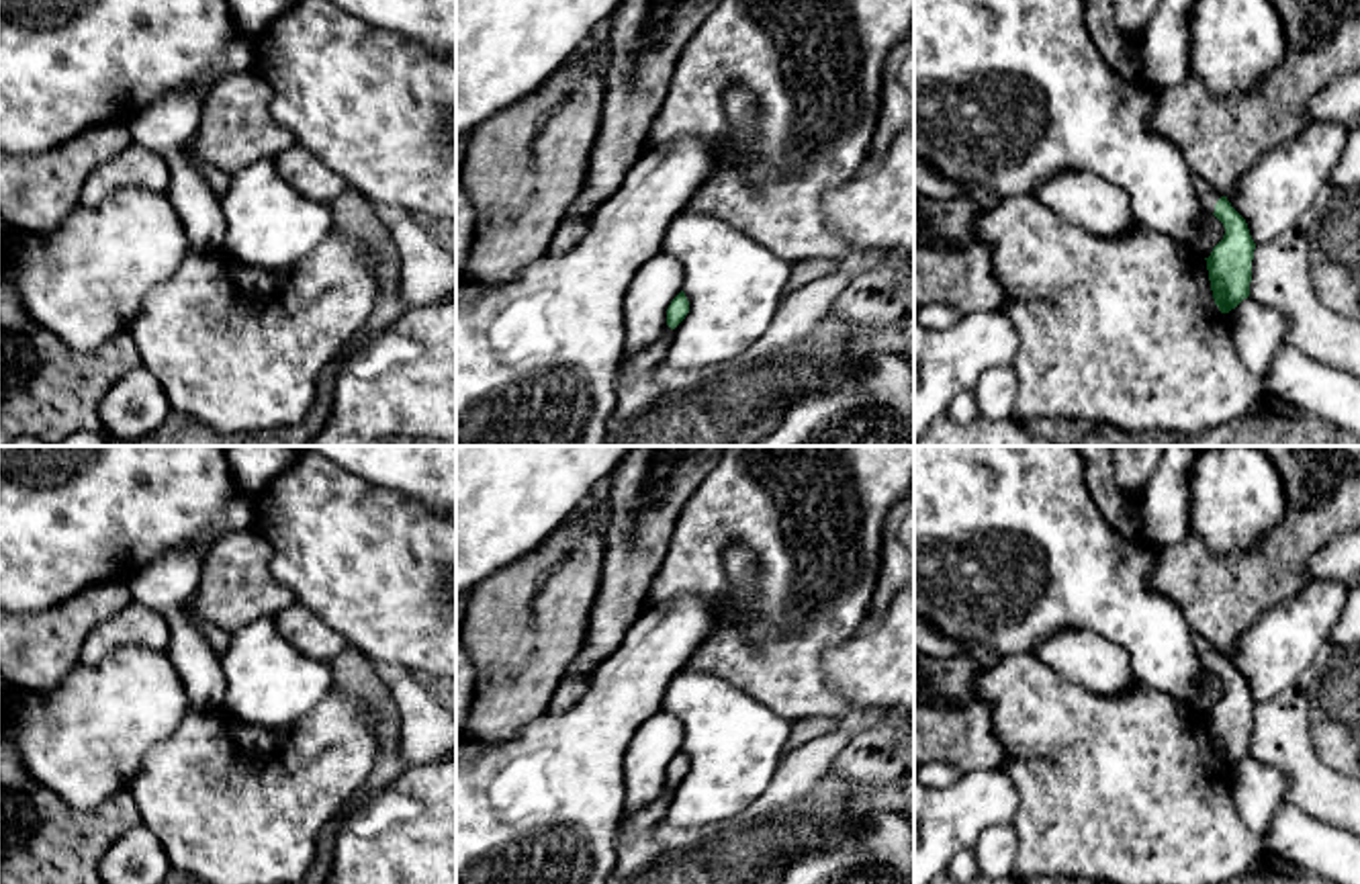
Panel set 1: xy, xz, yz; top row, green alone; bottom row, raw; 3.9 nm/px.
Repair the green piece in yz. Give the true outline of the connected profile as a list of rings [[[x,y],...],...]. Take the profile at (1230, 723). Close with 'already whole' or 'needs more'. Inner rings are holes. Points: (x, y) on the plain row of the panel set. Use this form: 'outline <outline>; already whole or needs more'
outline [[[1192,632],[1192,645],[1203,665],[1213,671],[1225,686],[1223,698],[1205,718],[1215,763],[1221,771],[1229,771],[1250,755],[1256,702],[1250,694],[1245,677],[1231,665],[1227,655],[1215,649],[1198,632]]]; needs more

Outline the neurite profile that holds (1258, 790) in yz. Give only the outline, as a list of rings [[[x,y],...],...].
[[[1250,755],[1225,774],[1239,819],[1262,841],[1274,814],[1288,802],[1288,776]]]

